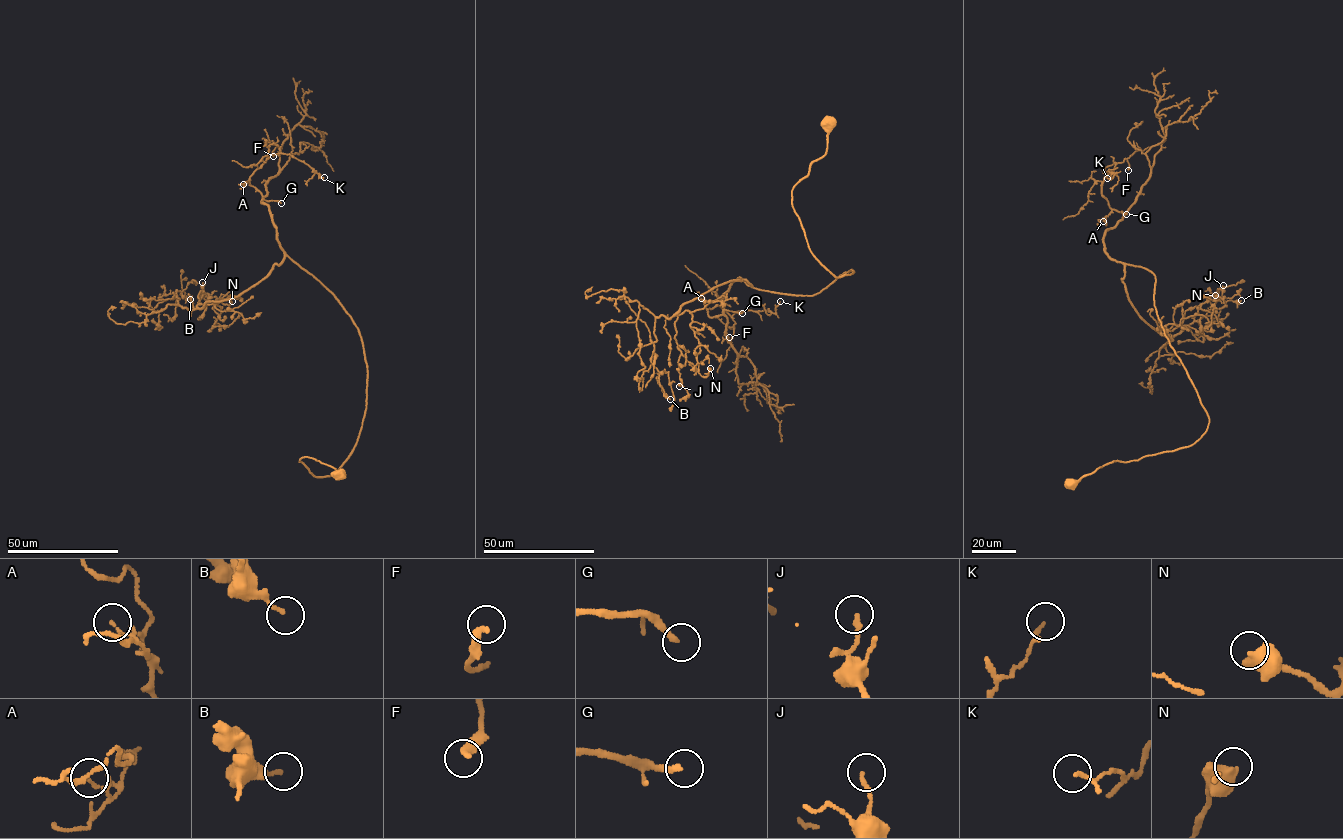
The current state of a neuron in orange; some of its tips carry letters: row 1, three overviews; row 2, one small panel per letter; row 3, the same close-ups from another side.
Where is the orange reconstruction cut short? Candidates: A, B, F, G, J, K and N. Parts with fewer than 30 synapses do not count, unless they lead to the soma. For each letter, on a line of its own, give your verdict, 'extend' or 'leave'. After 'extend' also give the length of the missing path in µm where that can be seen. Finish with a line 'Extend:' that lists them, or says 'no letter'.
A: leave
B: leave
F: leave
G: extend; about 60 µm are missing
J: leave
K: leave
N: leave
Extend: G

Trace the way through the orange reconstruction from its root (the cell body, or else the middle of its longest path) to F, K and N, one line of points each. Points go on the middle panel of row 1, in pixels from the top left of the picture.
F: (829, 122), (792, 205), (815, 257), (853, 273), (809, 296), (738, 278), (707, 309), (729, 337)
K: (829, 122), (792, 205), (815, 257), (853, 273), (809, 296), (738, 278), (708, 314), (780, 301)
N: (829, 122), (792, 205), (815, 257), (853, 273), (811, 296), (737, 279), (686, 302), (677, 347), (710, 368)

